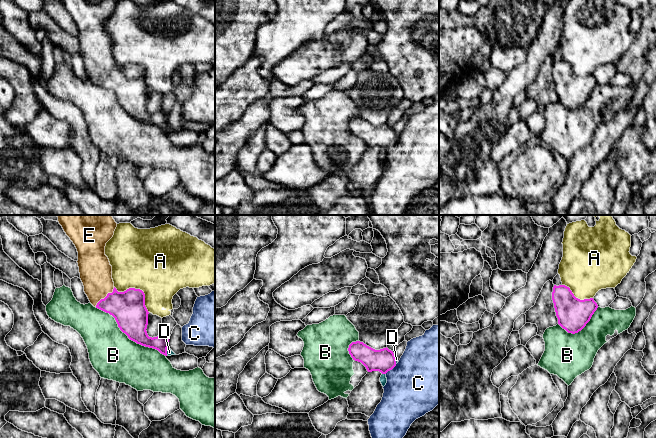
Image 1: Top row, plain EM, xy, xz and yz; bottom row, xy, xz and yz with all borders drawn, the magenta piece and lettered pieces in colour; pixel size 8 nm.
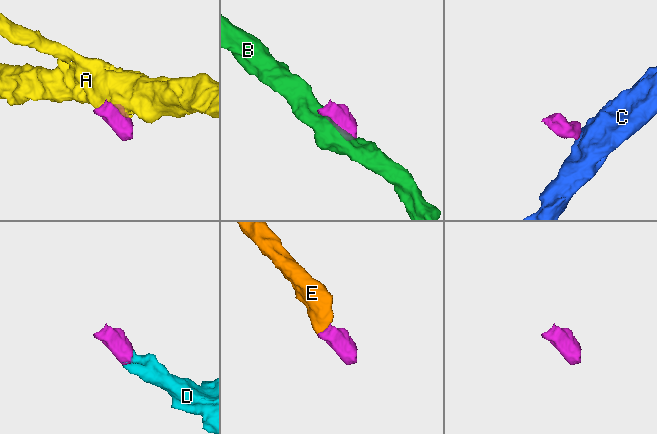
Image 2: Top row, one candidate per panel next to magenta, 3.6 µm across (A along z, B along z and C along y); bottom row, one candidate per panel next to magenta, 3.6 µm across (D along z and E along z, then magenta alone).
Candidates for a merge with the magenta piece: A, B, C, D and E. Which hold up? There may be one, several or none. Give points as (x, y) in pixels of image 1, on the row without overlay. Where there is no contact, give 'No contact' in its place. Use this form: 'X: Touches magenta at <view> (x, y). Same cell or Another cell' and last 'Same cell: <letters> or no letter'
A: Touches magenta at xy (138, 65). Another cell
B: Touches magenta at xy (128, 113). Another cell
C: Touches magenta at xz (390, 145). Another cell
D: Touches magenta at xz (384, 149). Same cell
E: Touches magenta at xy (106, 72). Same cell
Same cell: D, E

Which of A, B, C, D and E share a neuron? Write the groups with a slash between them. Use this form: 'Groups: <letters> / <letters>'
Groups: A / B / C / D E

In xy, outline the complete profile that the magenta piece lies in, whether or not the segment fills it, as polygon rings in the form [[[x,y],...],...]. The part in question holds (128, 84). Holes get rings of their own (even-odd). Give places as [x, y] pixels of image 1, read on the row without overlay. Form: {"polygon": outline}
{"polygon": [[[60,0],[75,21],[78,28],[78,43],[80,55],[84,62],[84,68],[90,79],[112,91],[120,106],[128,114],[137,120],[158,126],[165,132],[176,131],[169,124],[169,115],[162,109],[157,113],[149,113],[147,110],[148,86],[145,82],[145,70],[140,65],[129,64],[124,68],[118,68],[112,55],[112,42],[105,31],[106,19],[113,13],[117,0]]]}

